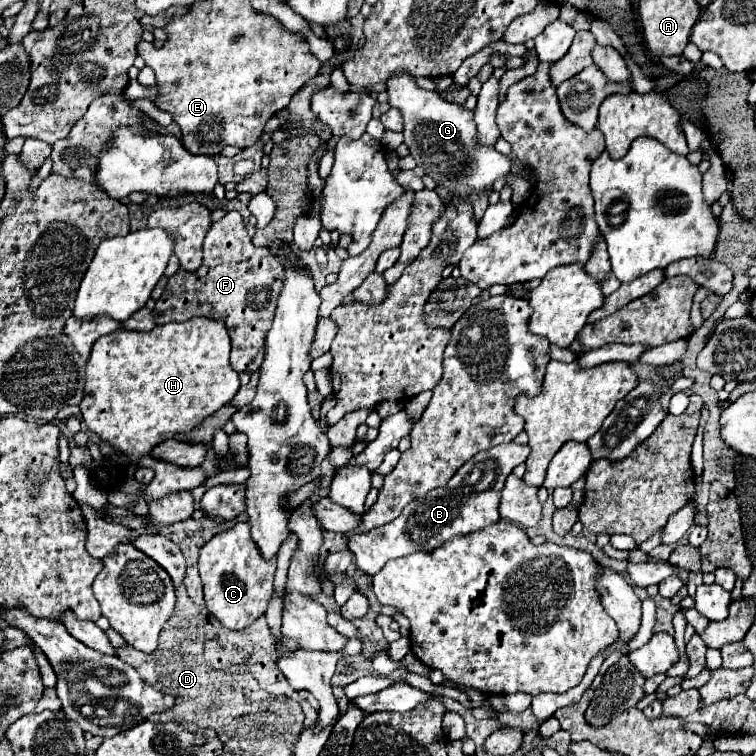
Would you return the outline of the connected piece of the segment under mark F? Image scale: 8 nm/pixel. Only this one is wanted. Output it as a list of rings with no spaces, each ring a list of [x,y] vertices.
[[[229,210],[221,220],[213,222],[203,240],[203,264],[197,272],[177,270],[155,304],[155,322],[185,322],[193,316],[223,320],[231,336],[231,366],[237,372],[253,372],[265,356],[265,336],[271,328],[277,294],[283,282],[283,264],[269,248],[255,248],[243,218],[237,210]]]

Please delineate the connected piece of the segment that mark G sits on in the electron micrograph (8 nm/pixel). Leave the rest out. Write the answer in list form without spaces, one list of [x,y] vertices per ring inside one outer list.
[[[399,72],[391,80],[387,80],[387,94],[389,104],[397,108],[403,116],[405,144],[409,146],[409,152],[415,158],[417,166],[421,166],[425,174],[431,176],[435,184],[445,192],[467,194],[475,218],[479,220],[489,206],[489,196],[493,192],[495,180],[511,172],[511,162],[507,160],[507,156],[497,152],[493,146],[483,148],[483,144],[477,144],[471,110],[461,104],[451,104],[443,100],[433,90],[417,88],[415,78],[411,78],[409,74]]]

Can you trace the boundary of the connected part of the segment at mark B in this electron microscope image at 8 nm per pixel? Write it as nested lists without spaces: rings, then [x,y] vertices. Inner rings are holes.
[[[515,442],[477,452],[445,486],[433,488],[427,492],[427,496],[423,496],[423,500],[413,500],[407,504],[401,516],[397,516],[393,522],[363,534],[355,534],[347,542],[347,548],[355,556],[357,570],[367,576],[375,576],[383,564],[387,564],[387,560],[401,558],[411,552],[433,552],[439,548],[439,544],[443,544],[443,540],[451,540],[451,536],[467,536],[481,530],[481,492],[499,492],[511,470],[525,462],[527,456],[529,446]]]

